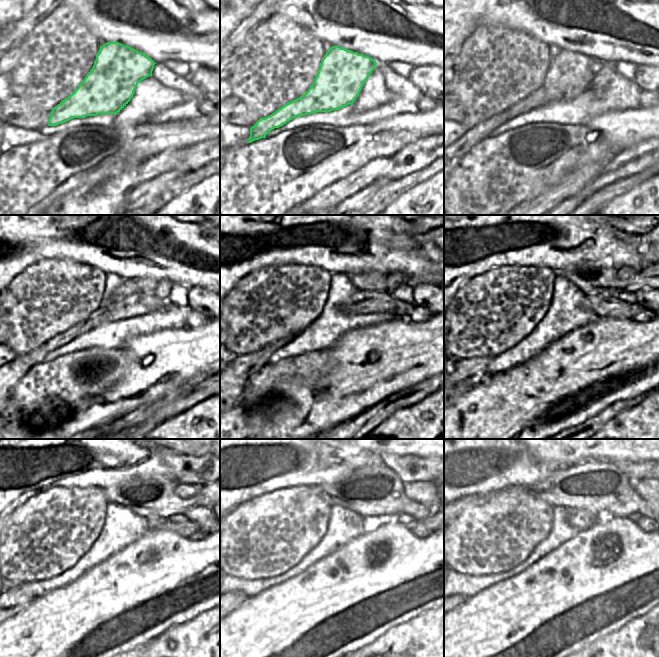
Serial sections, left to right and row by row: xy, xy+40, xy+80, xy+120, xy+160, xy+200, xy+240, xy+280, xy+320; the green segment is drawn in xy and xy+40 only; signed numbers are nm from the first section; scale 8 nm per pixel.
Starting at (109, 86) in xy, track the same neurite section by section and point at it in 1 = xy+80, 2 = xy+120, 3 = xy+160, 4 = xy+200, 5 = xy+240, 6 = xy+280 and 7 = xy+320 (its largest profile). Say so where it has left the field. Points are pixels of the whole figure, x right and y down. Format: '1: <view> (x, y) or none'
1: xy+80 (569, 74)
2: xy+120 (127, 288)
3: xy+160 (252, 362)
4: xy+200 (473, 370)
5: xy+240 (16, 600)
6: xy+280 (240, 597)
7: xy+320 (464, 599)

